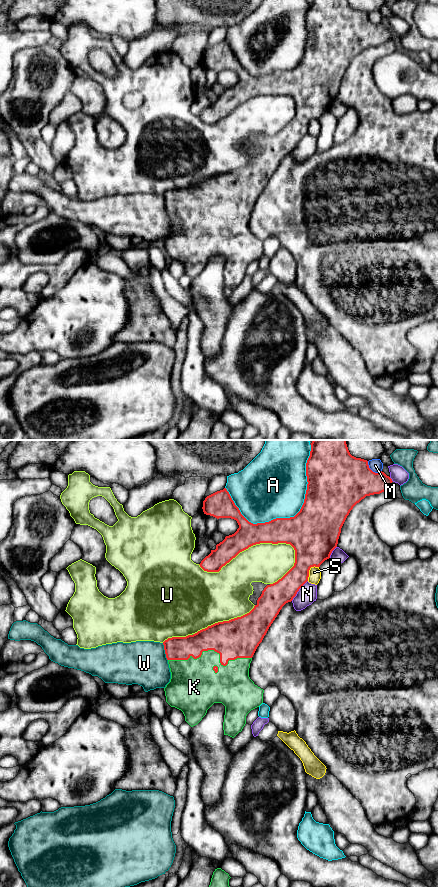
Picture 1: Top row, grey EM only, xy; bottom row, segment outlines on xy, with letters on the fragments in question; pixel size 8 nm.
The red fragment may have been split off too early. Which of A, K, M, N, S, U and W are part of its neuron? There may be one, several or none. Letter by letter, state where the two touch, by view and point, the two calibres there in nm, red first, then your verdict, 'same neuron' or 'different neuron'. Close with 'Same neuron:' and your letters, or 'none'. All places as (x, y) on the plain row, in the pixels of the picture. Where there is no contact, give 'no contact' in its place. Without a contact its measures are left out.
A: xy (303, 56) | 400/460 nm | different neuron
K: xy (213, 201) | 320/280 nm | same neuron
M: xy (371, 22) | 420/100 nm | different neuron
N: xy (298, 142) | 200/160 nm | different neuron
S: xy (309, 121) | 360/100 nm | different neuron
U: xy (246, 100) | 190/320 nm | different neuron
W: xy (165, 204) | 190/360 nm | different neuron
Same neuron: K

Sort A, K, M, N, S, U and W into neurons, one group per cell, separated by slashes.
A / K / M / N / S / U / W

